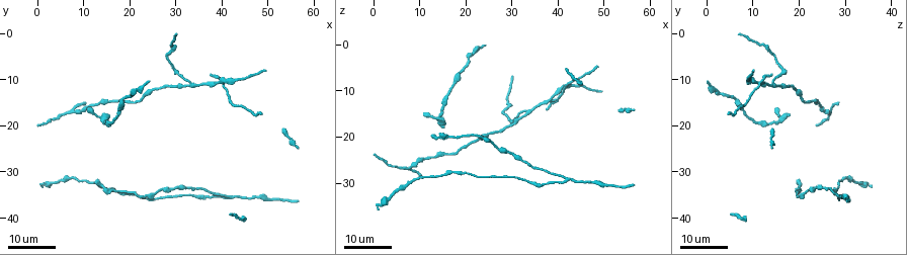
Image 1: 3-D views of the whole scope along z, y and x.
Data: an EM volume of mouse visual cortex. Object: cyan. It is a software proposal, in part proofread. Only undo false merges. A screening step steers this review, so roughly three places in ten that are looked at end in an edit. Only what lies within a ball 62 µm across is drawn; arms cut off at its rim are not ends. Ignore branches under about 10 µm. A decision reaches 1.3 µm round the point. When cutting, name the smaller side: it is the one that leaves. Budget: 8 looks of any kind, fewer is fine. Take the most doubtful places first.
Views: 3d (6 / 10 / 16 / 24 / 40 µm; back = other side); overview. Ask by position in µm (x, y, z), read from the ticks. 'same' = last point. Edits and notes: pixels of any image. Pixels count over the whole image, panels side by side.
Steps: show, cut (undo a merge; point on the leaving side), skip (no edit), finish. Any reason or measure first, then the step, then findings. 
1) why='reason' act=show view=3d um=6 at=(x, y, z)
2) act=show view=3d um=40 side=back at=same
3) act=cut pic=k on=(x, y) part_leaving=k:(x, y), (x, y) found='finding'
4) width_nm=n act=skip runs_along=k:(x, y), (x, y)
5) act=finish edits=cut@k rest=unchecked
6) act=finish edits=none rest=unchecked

why='three-way junction' act=show view=3d um=24 at=(38.5, 11.0, 12.0)

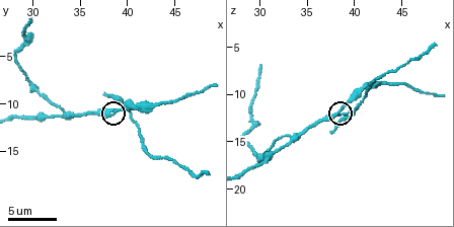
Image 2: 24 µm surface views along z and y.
why='zoom in' act=show view=3d um=6 at=(38.2, 10.8, 12.0)

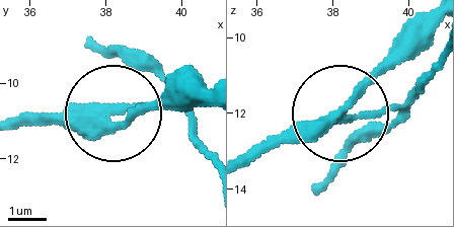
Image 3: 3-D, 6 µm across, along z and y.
side_arm_um=14 act=cut pic=3 on=(374, 111) found='two neurons meet here'

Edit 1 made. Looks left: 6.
act=show view=overview

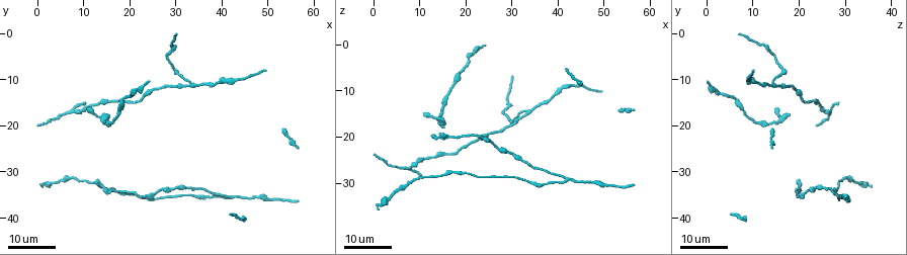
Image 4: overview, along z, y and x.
why='side arm on a straight run' act=show view=3d um=16 at=(34.0, 11.0, 14.5)

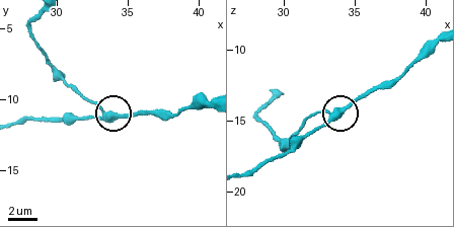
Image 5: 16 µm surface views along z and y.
why='zoom in' act=show view=3d um=6 at=(33.6, 11.2, 14.6)

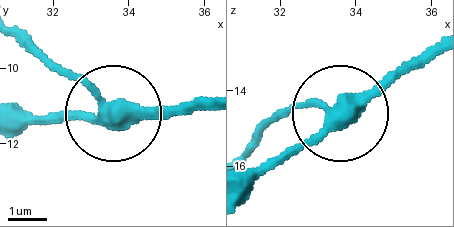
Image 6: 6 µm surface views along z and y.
act=skip runs_along=6:(250, 191), (331, 116), (299, 103), (263, 123) found='one neuron here'

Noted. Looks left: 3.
why='two arms in line, one across' act=show view=3d um=24 at=(42.5, 35.5, 29.0)

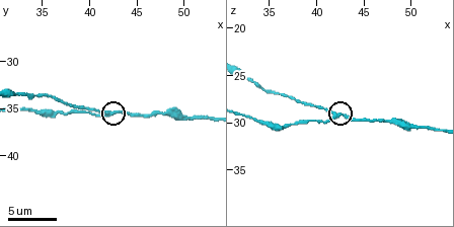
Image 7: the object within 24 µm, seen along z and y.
act=show view=3d um=10 at=(42.2, 35.4, 29.2)

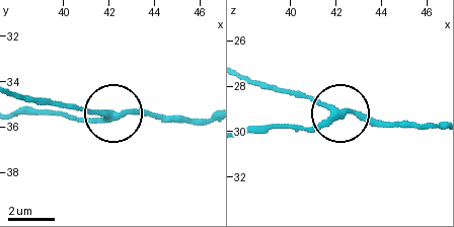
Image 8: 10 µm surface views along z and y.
act=skip runs_along=8:(21, 98), (120, 115), (181, 115) found='continuous, no second neuron'

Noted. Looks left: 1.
act=finish edits=cut@3 rest=unchecked

